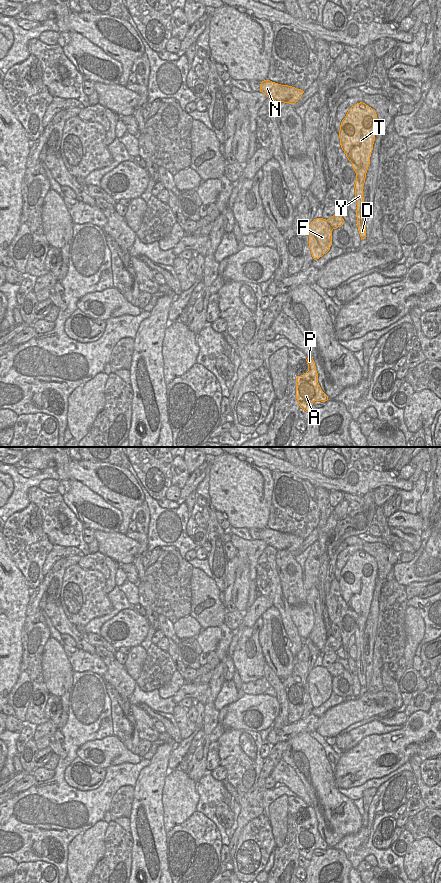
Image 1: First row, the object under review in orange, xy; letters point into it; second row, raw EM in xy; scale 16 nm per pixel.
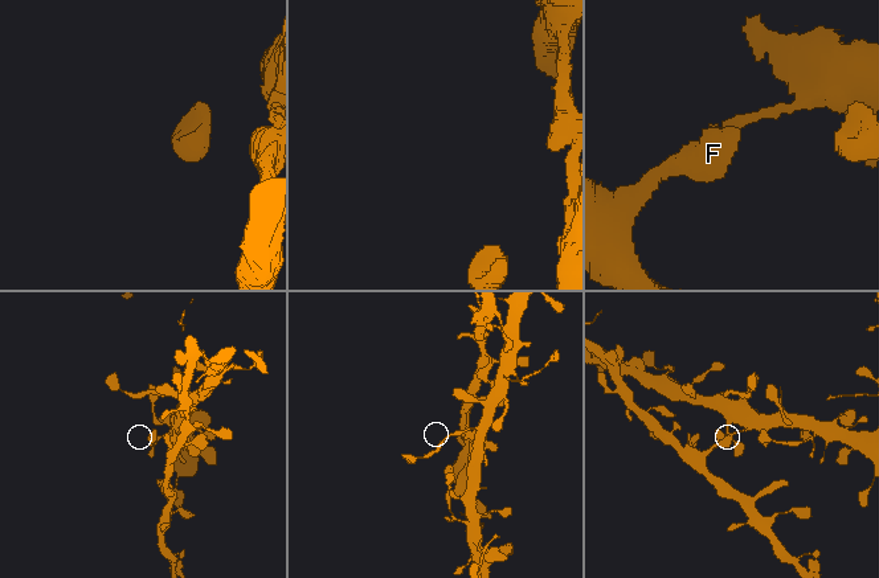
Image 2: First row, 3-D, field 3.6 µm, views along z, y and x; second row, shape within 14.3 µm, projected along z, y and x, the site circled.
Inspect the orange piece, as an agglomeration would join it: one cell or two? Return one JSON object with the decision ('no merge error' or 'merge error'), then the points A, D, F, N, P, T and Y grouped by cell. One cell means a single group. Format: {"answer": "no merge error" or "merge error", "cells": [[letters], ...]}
{"answer": "merge error", "cells": [["A", "F", "P"], ["D", "N", "T", "Y"]]}

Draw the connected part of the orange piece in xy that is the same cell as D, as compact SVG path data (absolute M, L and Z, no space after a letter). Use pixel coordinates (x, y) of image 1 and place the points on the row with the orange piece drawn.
M363 102L352 106L342 120L339 130L340 145L356 173L354 184L357 200L357 227L361 239L366 237L366 214L363 186L370 165L370 157L378 128L374 109Z

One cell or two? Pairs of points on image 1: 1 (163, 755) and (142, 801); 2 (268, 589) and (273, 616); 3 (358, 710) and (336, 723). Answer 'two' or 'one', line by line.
1: one
2: two
3: one

